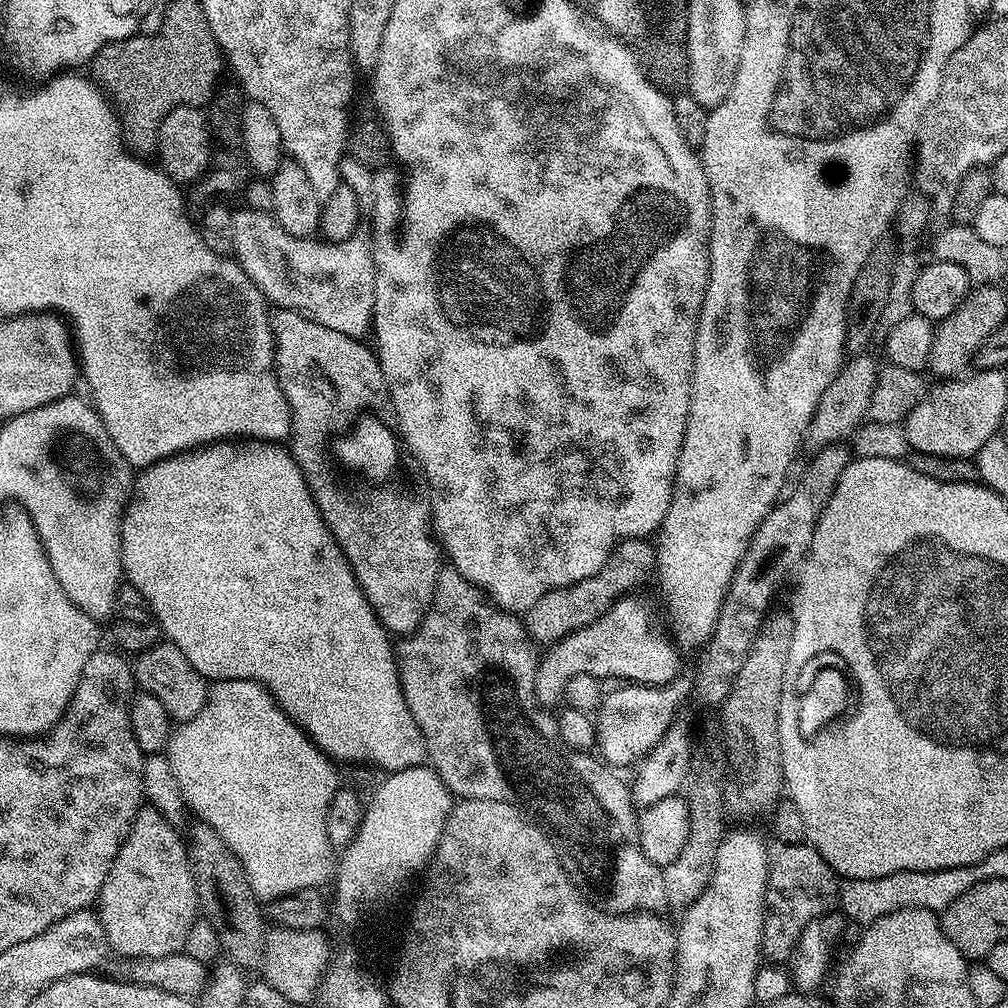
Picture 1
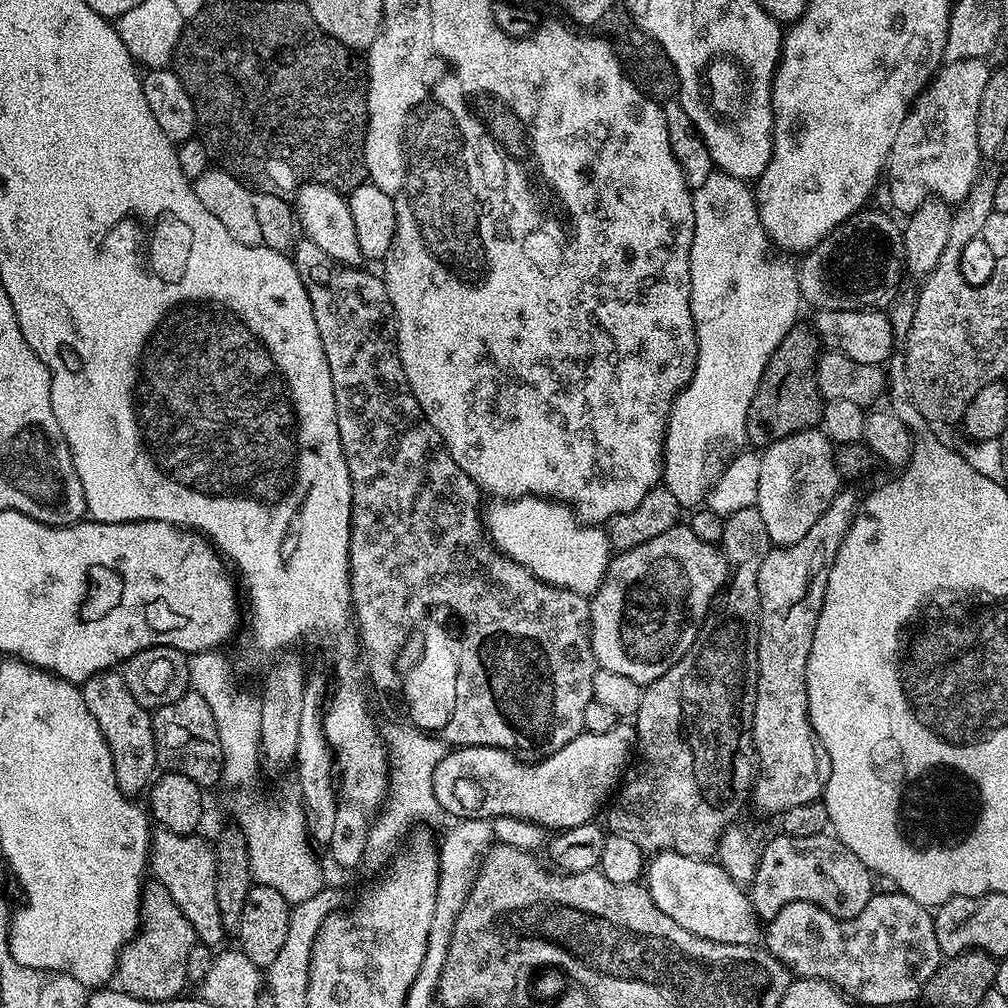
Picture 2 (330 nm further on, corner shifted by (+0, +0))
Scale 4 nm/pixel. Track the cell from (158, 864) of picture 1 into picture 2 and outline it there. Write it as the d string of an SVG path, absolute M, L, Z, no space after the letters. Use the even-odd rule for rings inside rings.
M152 882L140 898L140 931L120 952L116 963L115 983L119 991L143 1000L175 1000L190 981L186 974L186 954L197 944L196 935L186 922L178 902L170 898L161 884Z

